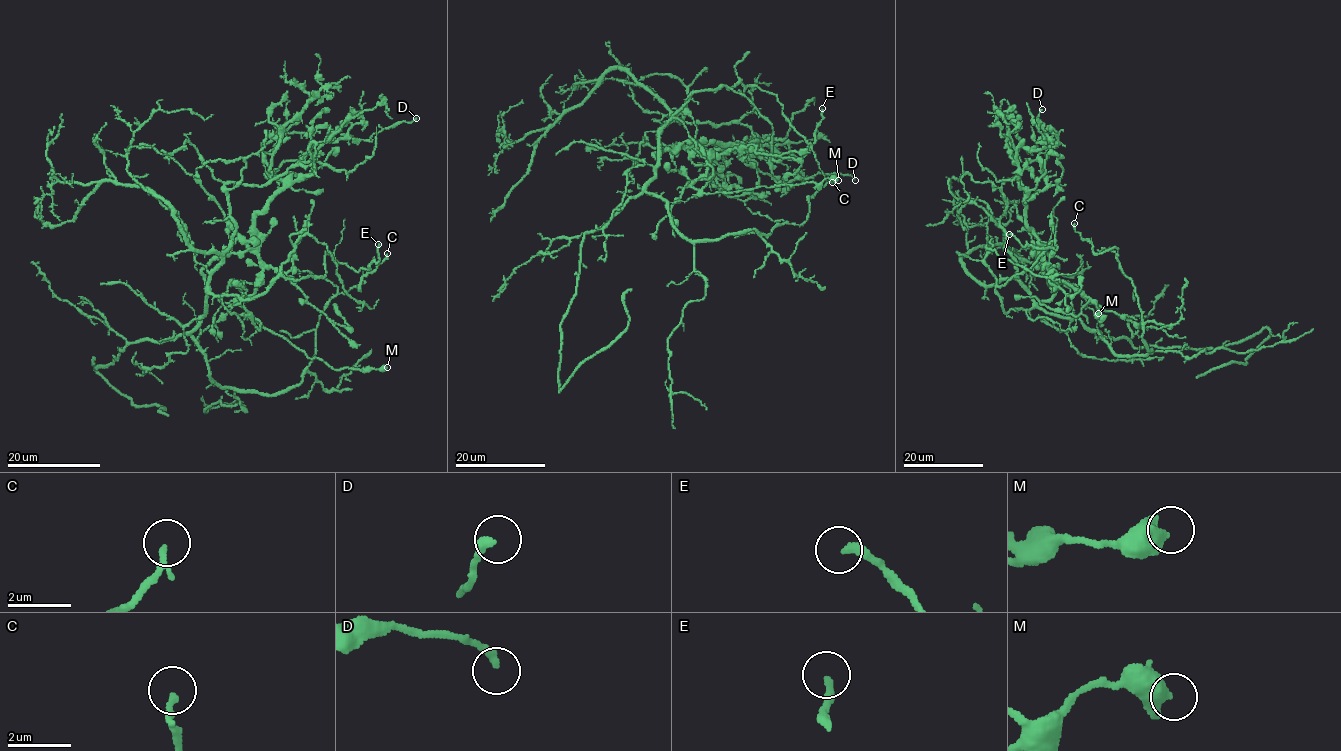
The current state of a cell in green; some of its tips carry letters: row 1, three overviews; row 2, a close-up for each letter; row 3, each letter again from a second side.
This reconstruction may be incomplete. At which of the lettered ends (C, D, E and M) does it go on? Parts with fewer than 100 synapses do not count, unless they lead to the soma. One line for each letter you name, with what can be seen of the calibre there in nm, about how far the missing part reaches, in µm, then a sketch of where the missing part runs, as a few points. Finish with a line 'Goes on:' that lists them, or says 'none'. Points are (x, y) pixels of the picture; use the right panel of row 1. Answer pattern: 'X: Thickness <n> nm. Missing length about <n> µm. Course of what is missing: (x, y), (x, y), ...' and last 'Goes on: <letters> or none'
Goes on: none

